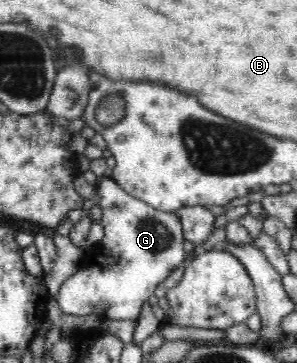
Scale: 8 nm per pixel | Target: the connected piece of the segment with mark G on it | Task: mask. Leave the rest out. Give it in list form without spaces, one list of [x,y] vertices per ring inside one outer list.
[[[111,174],[100,177],[94,197],[101,207],[103,217],[99,223],[105,229],[104,238],[99,244],[83,253],[75,274],[69,276],[60,286],[54,298],[54,311],[63,311],[69,315],[99,315],[101,319],[137,320],[143,303],[153,295],[157,285],[165,281],[171,271],[177,269],[185,259],[183,243],[185,238],[182,224],[176,212],[161,211],[145,203],[141,198],[133,197],[112,178]]]

